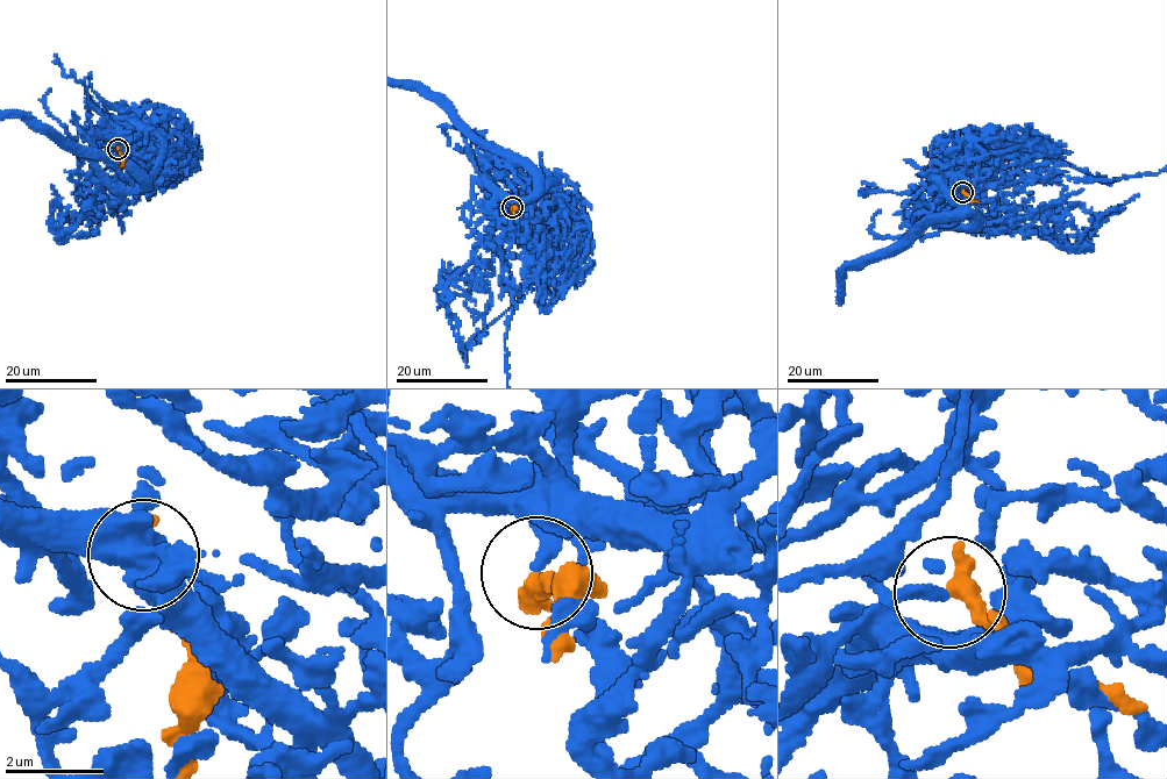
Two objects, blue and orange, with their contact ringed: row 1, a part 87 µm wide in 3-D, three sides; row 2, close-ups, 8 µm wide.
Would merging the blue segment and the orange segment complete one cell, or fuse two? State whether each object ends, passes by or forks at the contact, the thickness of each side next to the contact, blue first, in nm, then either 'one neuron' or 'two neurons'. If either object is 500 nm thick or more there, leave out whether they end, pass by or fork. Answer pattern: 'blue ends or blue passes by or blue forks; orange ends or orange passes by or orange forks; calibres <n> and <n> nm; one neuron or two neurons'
blue passes by; orange ends; calibres 170 and 480 nm; two neurons

